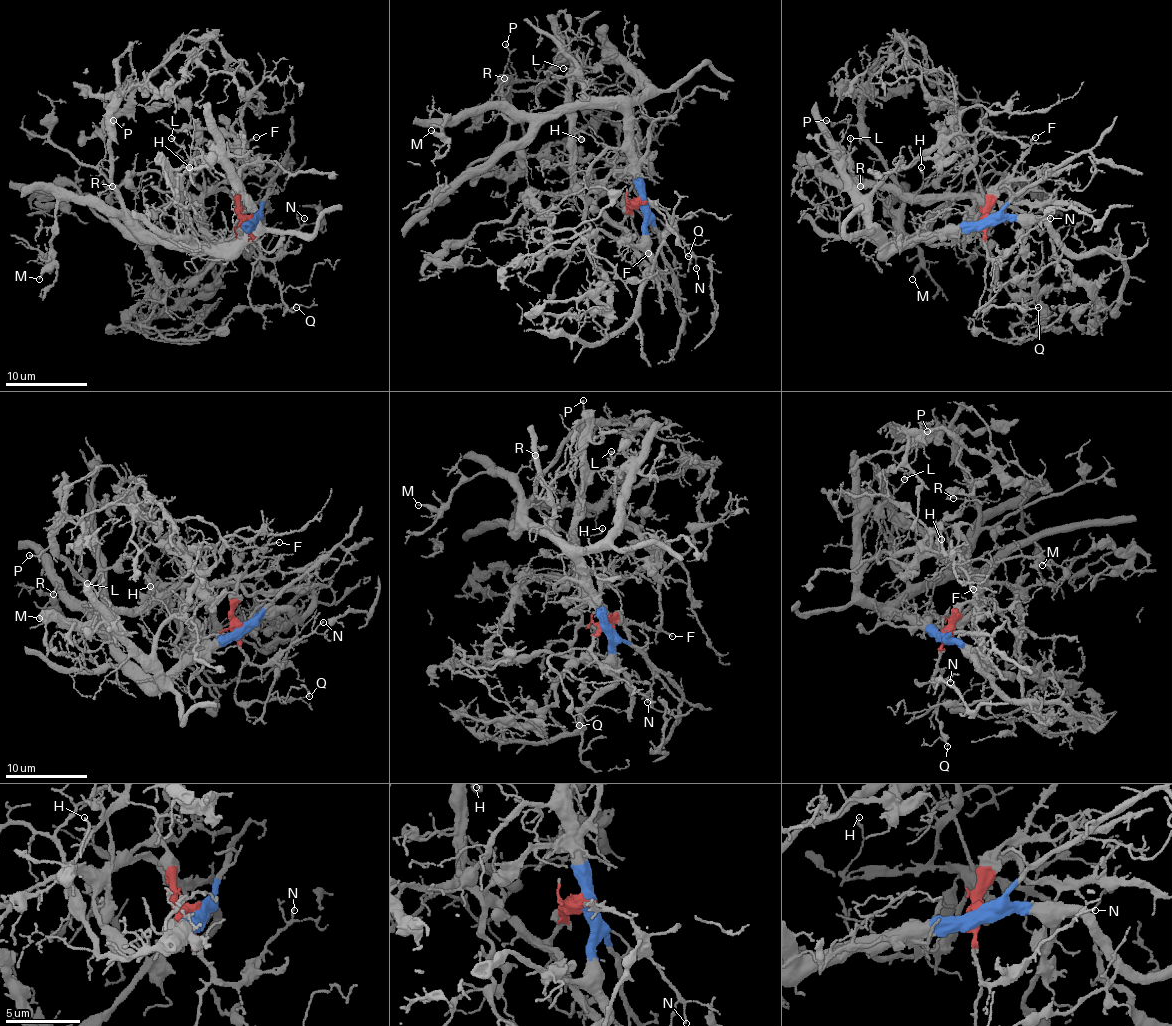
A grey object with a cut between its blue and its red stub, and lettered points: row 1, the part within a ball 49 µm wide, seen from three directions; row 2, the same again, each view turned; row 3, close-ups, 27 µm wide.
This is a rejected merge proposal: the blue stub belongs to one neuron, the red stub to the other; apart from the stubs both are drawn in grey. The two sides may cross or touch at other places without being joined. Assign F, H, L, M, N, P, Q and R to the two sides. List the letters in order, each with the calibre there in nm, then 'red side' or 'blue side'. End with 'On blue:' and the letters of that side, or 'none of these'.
F: calibre 140 nm; red side
H: calibre 140 nm; red side
L: calibre 140 nm; red side
M: calibre 140 nm; blue side
N: calibre 110 nm; red side
P: calibre 150 nm; blue side
Q: calibre 100 nm; red side
R: calibre 130 nm; blue side
On blue: M, P, R

